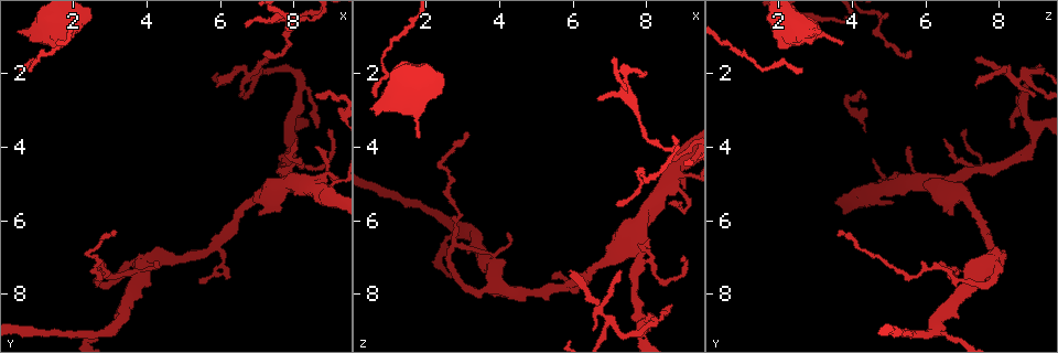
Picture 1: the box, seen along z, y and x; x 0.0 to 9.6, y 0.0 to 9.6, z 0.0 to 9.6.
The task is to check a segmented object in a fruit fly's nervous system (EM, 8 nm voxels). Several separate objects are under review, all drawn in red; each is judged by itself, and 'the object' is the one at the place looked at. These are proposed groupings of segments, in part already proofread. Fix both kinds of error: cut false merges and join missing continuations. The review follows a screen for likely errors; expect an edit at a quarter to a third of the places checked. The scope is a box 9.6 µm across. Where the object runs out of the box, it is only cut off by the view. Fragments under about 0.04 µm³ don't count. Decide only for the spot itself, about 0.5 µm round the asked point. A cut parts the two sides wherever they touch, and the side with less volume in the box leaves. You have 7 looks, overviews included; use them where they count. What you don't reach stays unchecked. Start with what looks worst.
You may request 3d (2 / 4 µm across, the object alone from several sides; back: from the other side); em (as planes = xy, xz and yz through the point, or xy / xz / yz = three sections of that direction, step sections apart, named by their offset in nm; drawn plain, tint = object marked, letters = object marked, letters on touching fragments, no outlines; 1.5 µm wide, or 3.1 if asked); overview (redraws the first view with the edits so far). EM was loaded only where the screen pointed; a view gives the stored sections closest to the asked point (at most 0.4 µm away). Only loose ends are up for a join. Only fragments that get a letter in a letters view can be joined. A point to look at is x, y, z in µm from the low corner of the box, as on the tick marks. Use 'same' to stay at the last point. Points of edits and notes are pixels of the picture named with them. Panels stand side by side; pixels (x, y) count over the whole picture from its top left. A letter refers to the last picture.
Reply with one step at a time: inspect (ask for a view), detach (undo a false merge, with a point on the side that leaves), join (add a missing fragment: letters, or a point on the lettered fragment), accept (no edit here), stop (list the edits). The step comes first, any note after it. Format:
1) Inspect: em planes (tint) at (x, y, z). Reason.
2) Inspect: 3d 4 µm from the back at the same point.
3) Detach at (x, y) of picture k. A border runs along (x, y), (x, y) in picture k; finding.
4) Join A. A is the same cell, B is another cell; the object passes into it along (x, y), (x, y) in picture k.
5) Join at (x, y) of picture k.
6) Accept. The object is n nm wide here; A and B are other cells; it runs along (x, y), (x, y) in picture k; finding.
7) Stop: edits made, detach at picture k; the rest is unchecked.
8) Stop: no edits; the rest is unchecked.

Inspect: em xz step 4 (letters) at (7.90, 0.80, 2.05). Tapers out.

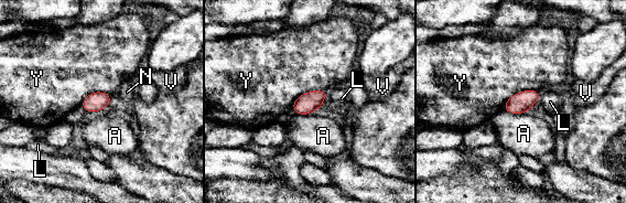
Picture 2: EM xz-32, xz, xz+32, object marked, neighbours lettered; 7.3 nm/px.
Inspect: em planes (letters) at the same point. Cut it another way.

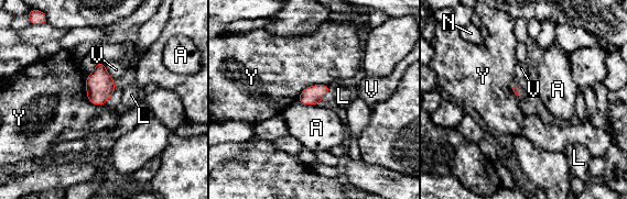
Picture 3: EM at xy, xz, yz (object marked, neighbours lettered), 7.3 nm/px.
Accept. A, L, N, V and Y are other cells; a border runs along (296, 100), (305, 104), (320, 104) in picture 3; none of them fits.

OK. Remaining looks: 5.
Inspect: em xz step 8 (letters) at (6.55, 2.65, 9.05).

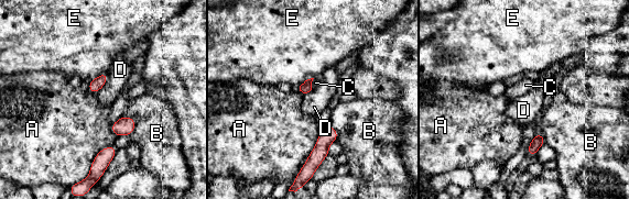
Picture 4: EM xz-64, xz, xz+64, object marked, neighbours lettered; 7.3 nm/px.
Accept. A, B, C, D and E are other cells; a border runs along (108, 73), (108, 79), (96, 94) in picture 4; no lettered fragment goes on from it.

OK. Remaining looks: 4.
Inspect: em planes (tint) at (7.60, 5.05, 6.65). Three arms meet.

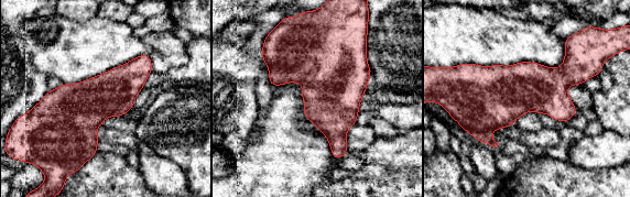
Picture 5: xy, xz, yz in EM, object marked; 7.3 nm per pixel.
Inspect: em planes (letters) at the same point. See the neighbours.

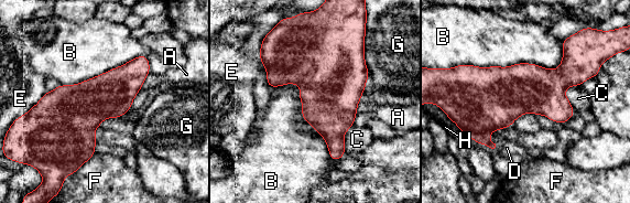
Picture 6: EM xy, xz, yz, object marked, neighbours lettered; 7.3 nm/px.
Accept. The longest contact is with B, 750 nm; A, B, C, D, E, F, G and H are other cells; a border runs along (563, 47), (556, 68), (463, 64) in picture 6; all the same neuron.

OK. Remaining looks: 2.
Stop: no edits; the rest is unchecked.

